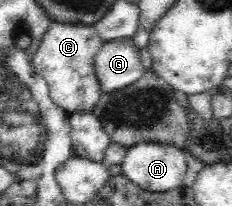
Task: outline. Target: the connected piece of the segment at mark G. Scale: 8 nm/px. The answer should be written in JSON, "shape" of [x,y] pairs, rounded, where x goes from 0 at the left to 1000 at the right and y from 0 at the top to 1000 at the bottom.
{"shape":[[[573,184],[448,204],[405,277],[440,451],[478,451],[582,403],[629,350]]]}

